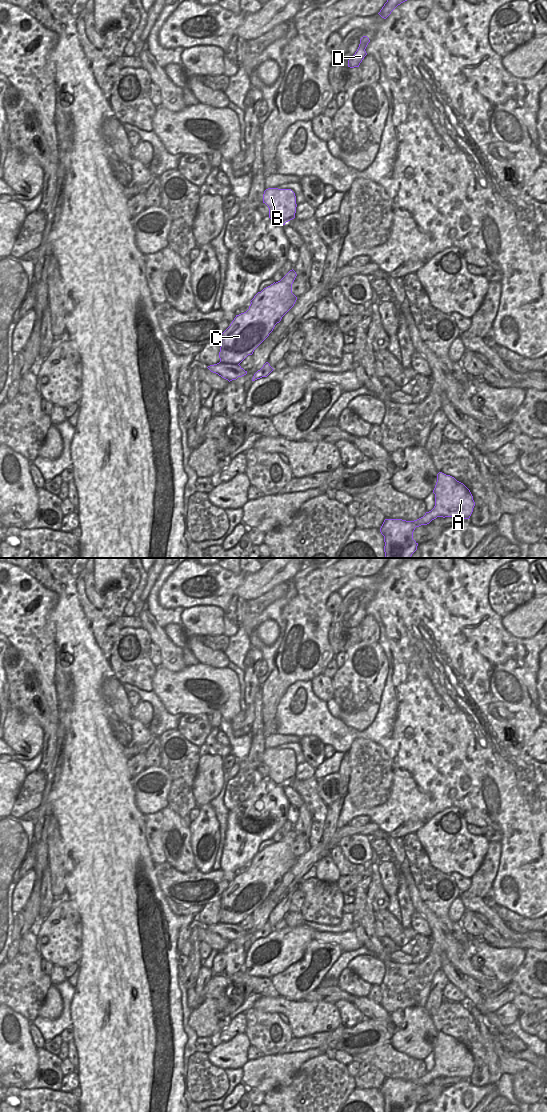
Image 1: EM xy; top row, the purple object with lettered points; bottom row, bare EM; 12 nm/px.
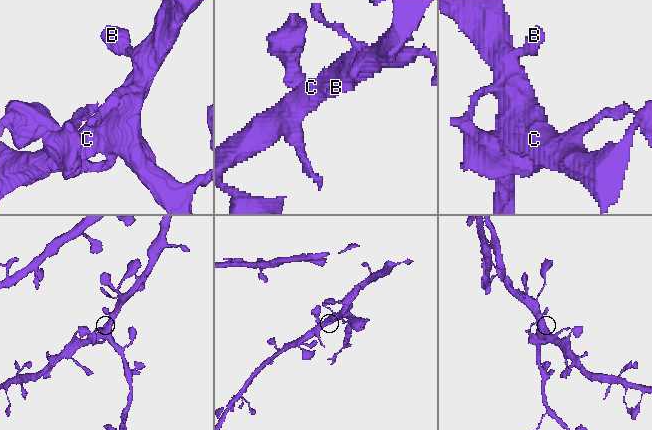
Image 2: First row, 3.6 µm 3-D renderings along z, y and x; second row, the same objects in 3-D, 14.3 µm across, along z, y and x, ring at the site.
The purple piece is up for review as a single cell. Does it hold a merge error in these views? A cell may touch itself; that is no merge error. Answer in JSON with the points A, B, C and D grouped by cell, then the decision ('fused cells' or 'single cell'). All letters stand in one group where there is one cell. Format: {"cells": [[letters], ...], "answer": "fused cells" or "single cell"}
{"cells": [["A", "B", "C", "D"]], "answer": "single cell"}

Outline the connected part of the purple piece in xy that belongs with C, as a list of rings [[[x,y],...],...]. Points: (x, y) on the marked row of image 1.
[[[293,269],[290,270],[280,281],[258,292],[250,301],[251,304],[246,312],[236,315],[230,326],[220,336],[220,362],[207,367],[211,372],[229,382],[247,374],[247,371],[239,364],[248,355],[253,354],[254,350],[273,331],[275,325],[294,306],[297,297],[292,293],[292,284],[296,276],[296,272]]]

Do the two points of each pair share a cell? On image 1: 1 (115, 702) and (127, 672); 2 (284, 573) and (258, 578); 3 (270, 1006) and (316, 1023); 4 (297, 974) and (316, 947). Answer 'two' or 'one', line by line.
1: two
2: one
3: one
4: one

